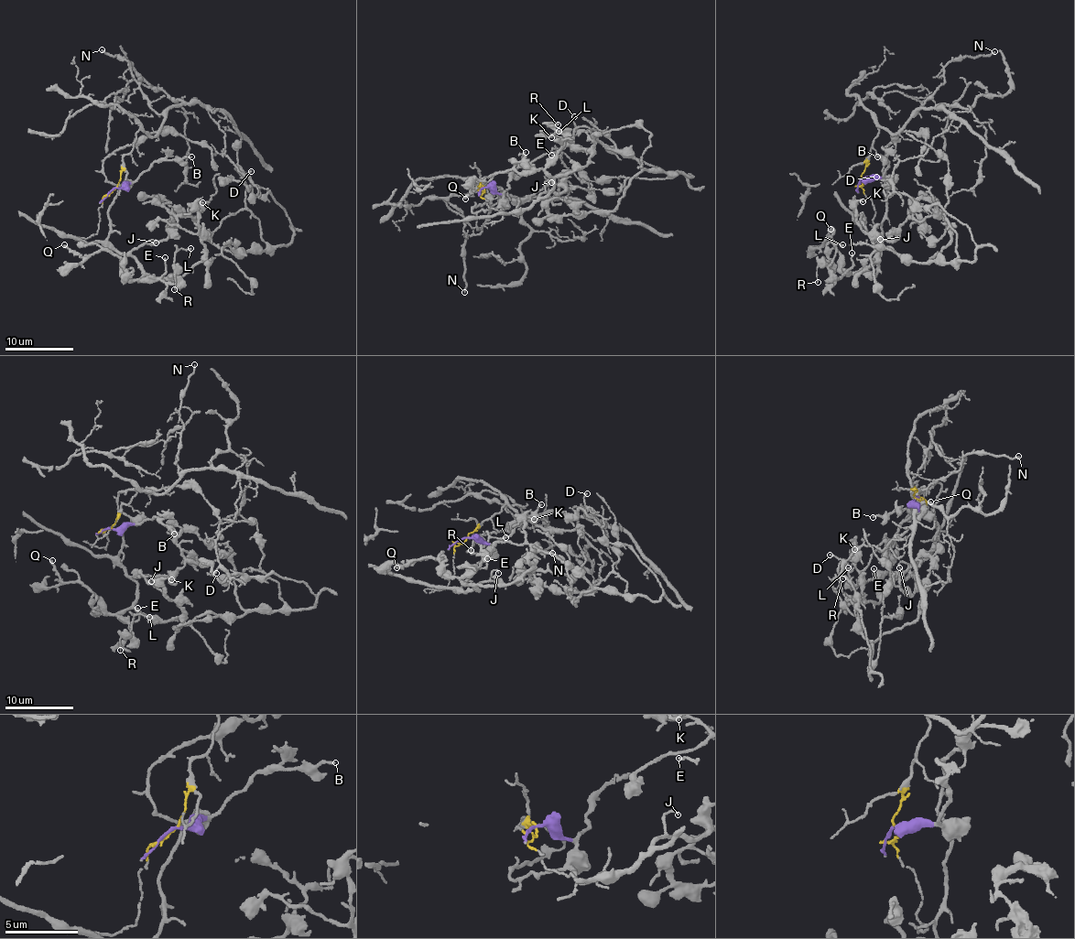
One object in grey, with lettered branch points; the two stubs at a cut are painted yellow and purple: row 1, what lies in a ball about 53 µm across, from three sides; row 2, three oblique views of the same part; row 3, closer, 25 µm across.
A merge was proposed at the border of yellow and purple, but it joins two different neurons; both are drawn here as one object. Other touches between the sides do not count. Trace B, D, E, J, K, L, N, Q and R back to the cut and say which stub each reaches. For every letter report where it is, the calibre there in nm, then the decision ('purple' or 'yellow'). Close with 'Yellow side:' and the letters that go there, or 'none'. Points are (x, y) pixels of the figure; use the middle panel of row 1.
B: place (526, 152); calibre 180 nm; purple
D: place (574, 116); calibre 130 nm; yellow
E: place (551, 155); calibre 130 nm; purple
J: place (551, 182); calibre 130 nm; purple
K: place (551, 137); calibre 190 nm; purple
L: place (559, 131); calibre 160 nm; purple
N: place (464, 292); calibre 170 nm; yellow
Q: place (465, 199); calibre 280 nm; purple
R: place (558, 124); calibre 100 nm; purple
Yellow side: D, N

